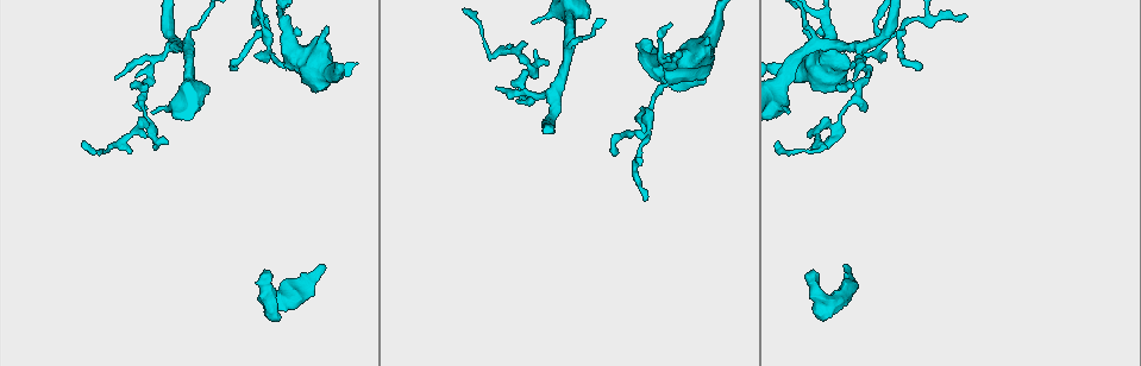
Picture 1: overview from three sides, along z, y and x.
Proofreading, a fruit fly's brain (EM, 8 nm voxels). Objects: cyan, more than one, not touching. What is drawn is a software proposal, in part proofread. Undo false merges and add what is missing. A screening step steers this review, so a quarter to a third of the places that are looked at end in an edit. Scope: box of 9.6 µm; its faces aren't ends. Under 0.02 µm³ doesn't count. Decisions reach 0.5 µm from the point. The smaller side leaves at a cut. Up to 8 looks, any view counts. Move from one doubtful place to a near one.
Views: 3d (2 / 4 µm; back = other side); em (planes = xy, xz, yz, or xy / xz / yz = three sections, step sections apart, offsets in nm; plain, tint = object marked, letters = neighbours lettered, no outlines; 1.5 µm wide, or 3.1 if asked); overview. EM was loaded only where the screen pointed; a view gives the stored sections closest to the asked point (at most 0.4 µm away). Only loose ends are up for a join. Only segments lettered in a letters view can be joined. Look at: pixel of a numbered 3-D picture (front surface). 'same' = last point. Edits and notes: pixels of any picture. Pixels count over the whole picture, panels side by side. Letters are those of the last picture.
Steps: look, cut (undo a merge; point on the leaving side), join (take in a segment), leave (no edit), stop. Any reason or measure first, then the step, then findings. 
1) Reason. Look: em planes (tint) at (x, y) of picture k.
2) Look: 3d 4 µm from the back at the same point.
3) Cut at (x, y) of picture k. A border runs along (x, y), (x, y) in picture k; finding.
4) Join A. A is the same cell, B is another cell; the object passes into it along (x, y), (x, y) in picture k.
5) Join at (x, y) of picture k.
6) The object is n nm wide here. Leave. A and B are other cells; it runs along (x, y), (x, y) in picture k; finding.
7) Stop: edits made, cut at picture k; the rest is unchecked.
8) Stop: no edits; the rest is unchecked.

An open end. Look: em planes (letters) at (838, 84) of picture 1.

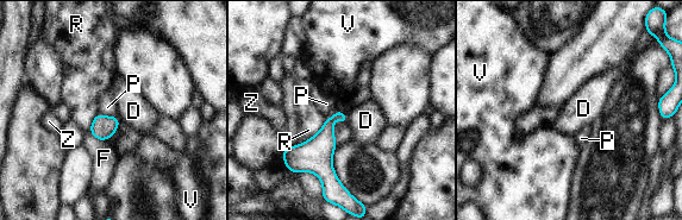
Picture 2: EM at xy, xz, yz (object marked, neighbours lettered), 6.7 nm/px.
Leave. D, F, P, R, V and Z are other cells; a border runs along (335, 108), (333, 131), (337, 145) in picture 2; none of them fits.

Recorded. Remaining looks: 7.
Abrupt turn. Look: em planes (letters) at (926, 11) of picture 1.

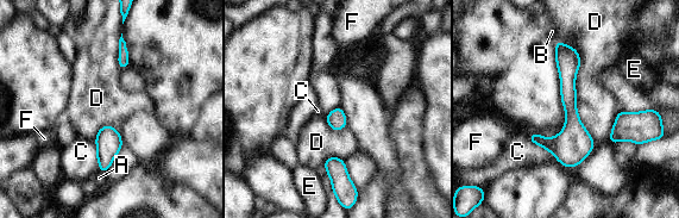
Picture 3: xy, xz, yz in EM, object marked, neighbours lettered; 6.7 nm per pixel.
The longest contact is with D, 700 nm. Leave. A, B, C, D, E and F are other cells; a border runs along (559, 38), (591, 136) in picture 3; one cell here.

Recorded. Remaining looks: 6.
Branch stops here. Look: em xz step 4 (tint) at (649, 43) of picture 1.

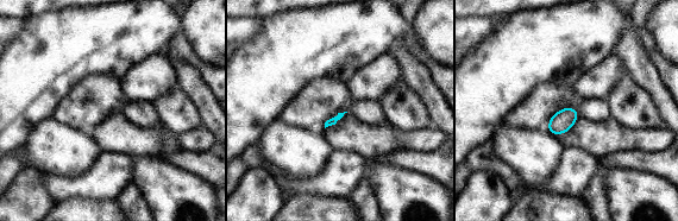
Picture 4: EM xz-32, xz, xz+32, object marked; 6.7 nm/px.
Look: em planes (letters) at the same point.

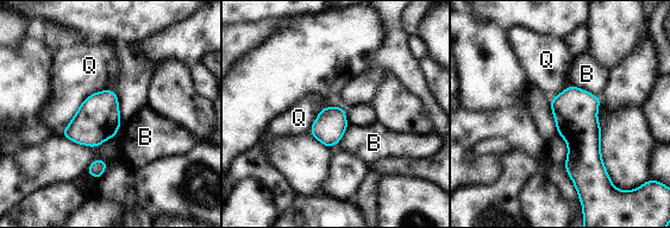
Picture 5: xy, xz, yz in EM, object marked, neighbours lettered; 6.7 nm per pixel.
Leave. B and Q are other cells; none of them fits.

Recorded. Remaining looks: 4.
Stop: no edits; the rest is unchecked.

